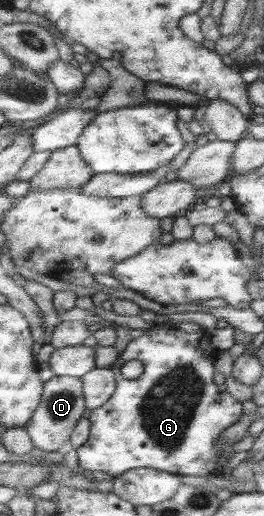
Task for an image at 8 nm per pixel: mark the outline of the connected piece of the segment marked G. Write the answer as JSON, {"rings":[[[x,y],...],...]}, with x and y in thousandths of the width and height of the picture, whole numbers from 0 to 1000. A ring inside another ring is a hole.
{"rings":[[[591,630],[572,638],[553,640],[538,651],[500,657],[470,678],[443,690],[443,696],[424,703],[420,717],[436,731],[436,754],[424,767],[383,785],[379,791],[345,795],[333,814],[345,828],[337,833],[333,853],[292,872],[292,893],[299,907],[314,911],[379,911],[379,915],[402,915],[432,924],[455,922],[466,915],[500,911],[508,907],[564,907],[614,915],[640,915],[655,921],[750,921],[784,922],[833,919],[841,913],[860,911],[856,899],[864,888],[871,888],[886,874],[883,862],[856,866],[845,874],[826,874],[811,868],[811,860],[822,855],[833,839],[856,833],[867,826],[879,826],[886,818],[902,818],[909,806],[920,802],[917,779],[898,777],[886,769],[871,767],[860,760],[830,760],[818,742],[811,742],[811,690],[818,676],[799,669],[792,657],[799,647],[780,640],[754,643],[705,645],[693,640],[670,636],[670,632],[625,634],[621,630]],[[485,698],[530,698],[545,705],[545,721],[515,736],[477,736],[458,725],[462,707]]]}

